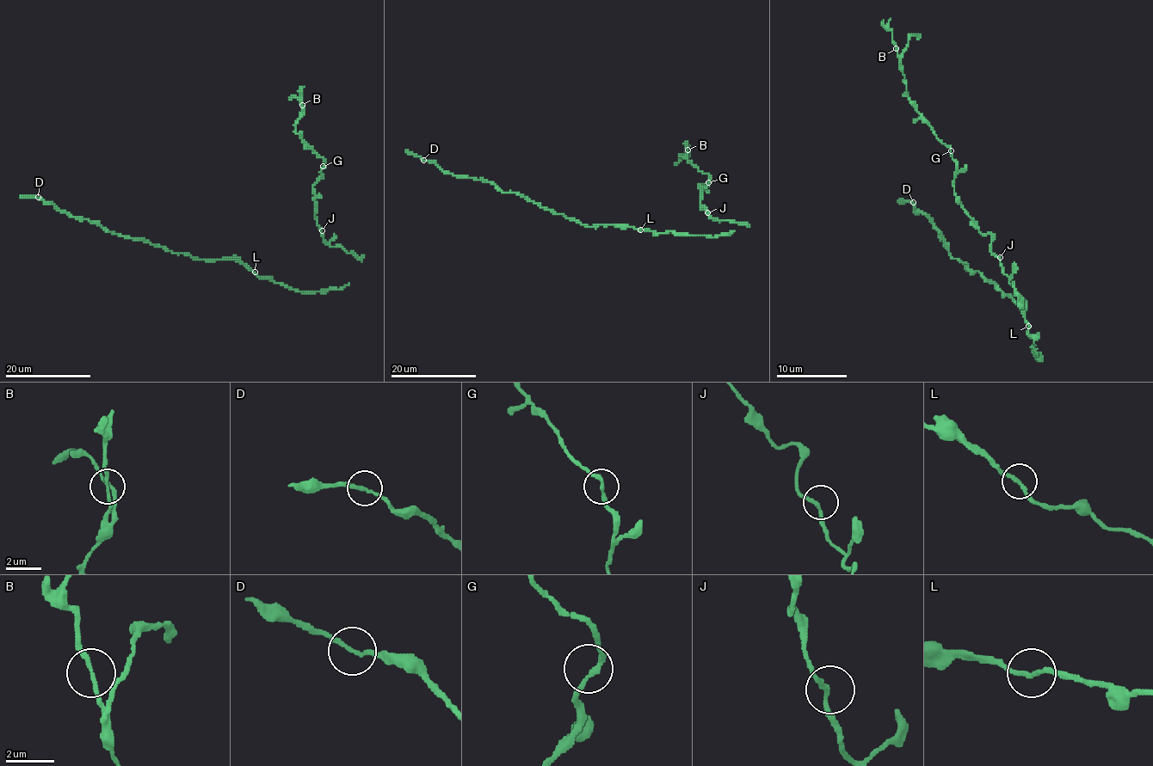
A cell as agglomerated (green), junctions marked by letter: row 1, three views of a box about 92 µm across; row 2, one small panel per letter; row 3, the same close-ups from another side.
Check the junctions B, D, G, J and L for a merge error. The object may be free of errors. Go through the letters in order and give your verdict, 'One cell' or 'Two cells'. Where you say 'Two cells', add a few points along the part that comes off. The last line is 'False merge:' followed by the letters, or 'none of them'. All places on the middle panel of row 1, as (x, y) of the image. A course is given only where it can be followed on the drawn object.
B: One cell
D: One cell
G: One cell
J: One cell
L: One cell
False merge: none of them

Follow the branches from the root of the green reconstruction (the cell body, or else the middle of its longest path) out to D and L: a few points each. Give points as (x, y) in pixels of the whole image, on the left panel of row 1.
D: (299, 291), (260, 278), (233, 259), (195, 259), (141, 239), (111, 233), (88, 219), (70, 217), (38, 197)
L: (299, 291), (268, 278), (260, 278), (255, 272)

